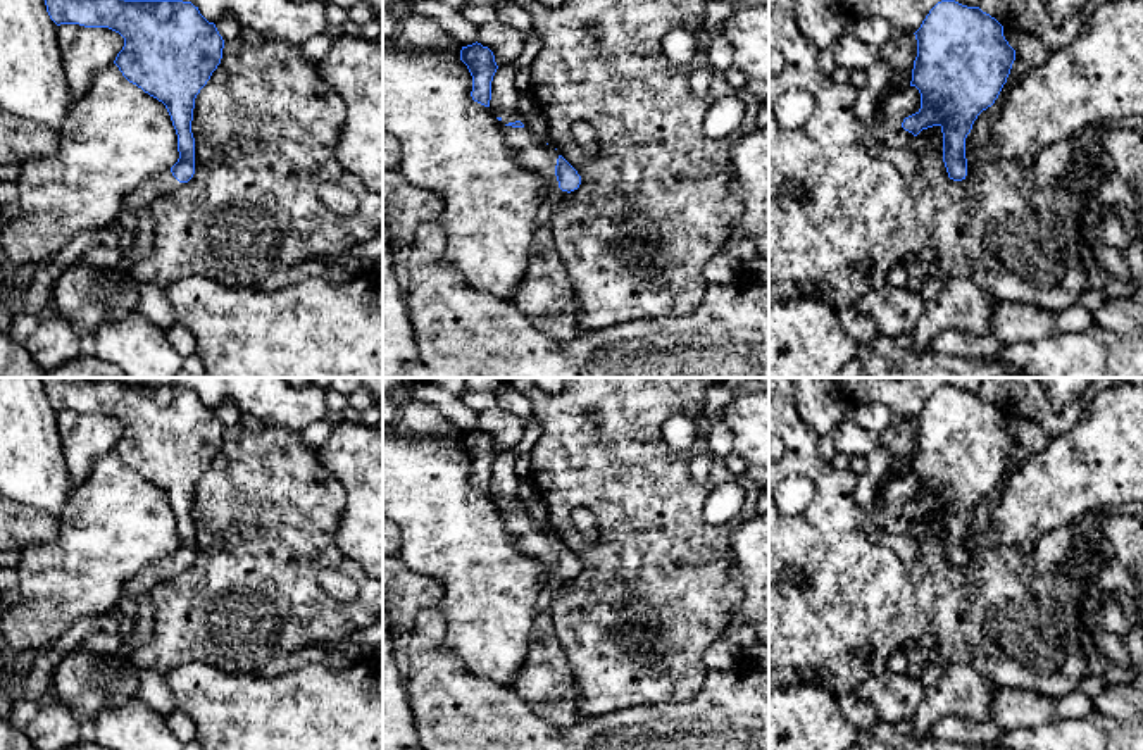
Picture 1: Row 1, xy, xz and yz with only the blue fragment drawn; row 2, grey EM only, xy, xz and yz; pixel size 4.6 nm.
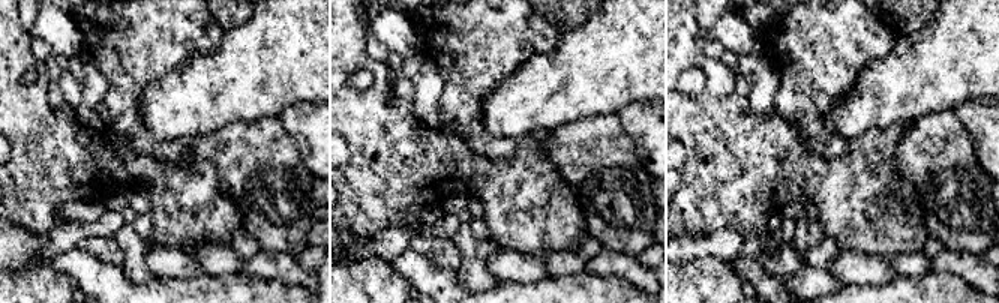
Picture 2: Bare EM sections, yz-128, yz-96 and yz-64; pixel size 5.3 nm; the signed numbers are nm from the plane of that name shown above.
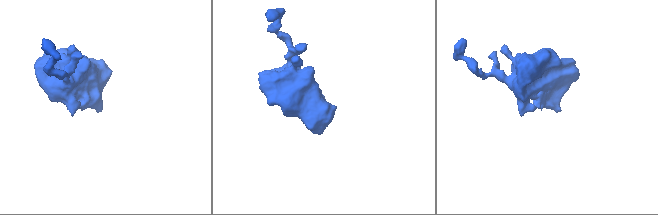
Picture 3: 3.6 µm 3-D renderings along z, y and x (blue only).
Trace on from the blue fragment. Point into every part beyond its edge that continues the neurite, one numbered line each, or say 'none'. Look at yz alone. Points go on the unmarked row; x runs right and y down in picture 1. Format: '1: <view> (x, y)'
none

